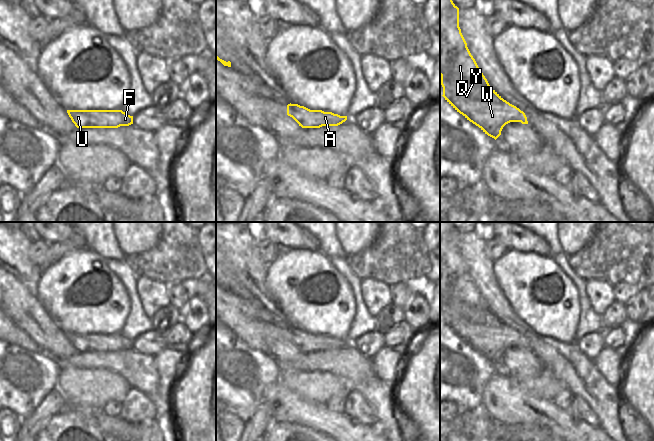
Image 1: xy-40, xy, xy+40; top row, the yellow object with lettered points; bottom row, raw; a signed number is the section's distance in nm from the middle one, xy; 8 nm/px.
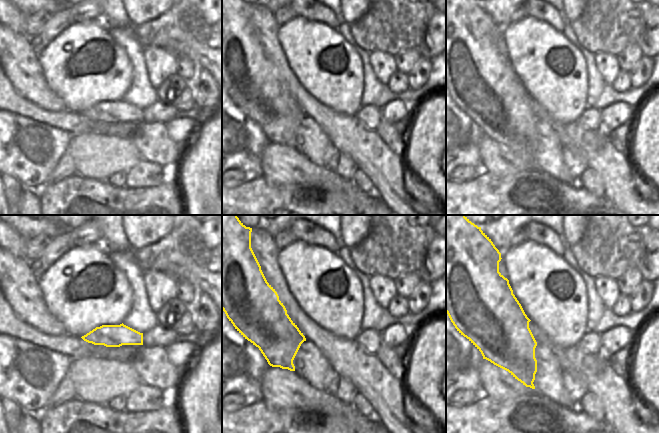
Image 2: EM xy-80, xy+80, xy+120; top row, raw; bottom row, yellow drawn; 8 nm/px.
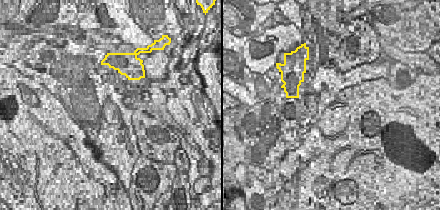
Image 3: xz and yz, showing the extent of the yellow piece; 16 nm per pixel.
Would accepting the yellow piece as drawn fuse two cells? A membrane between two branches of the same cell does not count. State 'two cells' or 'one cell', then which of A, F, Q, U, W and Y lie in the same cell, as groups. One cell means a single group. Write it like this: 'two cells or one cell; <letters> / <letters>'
two cells; A F U / Q W Y

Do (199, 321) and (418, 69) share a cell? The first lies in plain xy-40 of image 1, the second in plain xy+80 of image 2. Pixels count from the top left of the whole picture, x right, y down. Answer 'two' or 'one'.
one

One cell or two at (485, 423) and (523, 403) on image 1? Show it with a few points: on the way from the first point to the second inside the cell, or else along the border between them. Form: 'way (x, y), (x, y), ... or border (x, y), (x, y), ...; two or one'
border (488, 412), (530, 410), (530, 414), (534, 415); two

